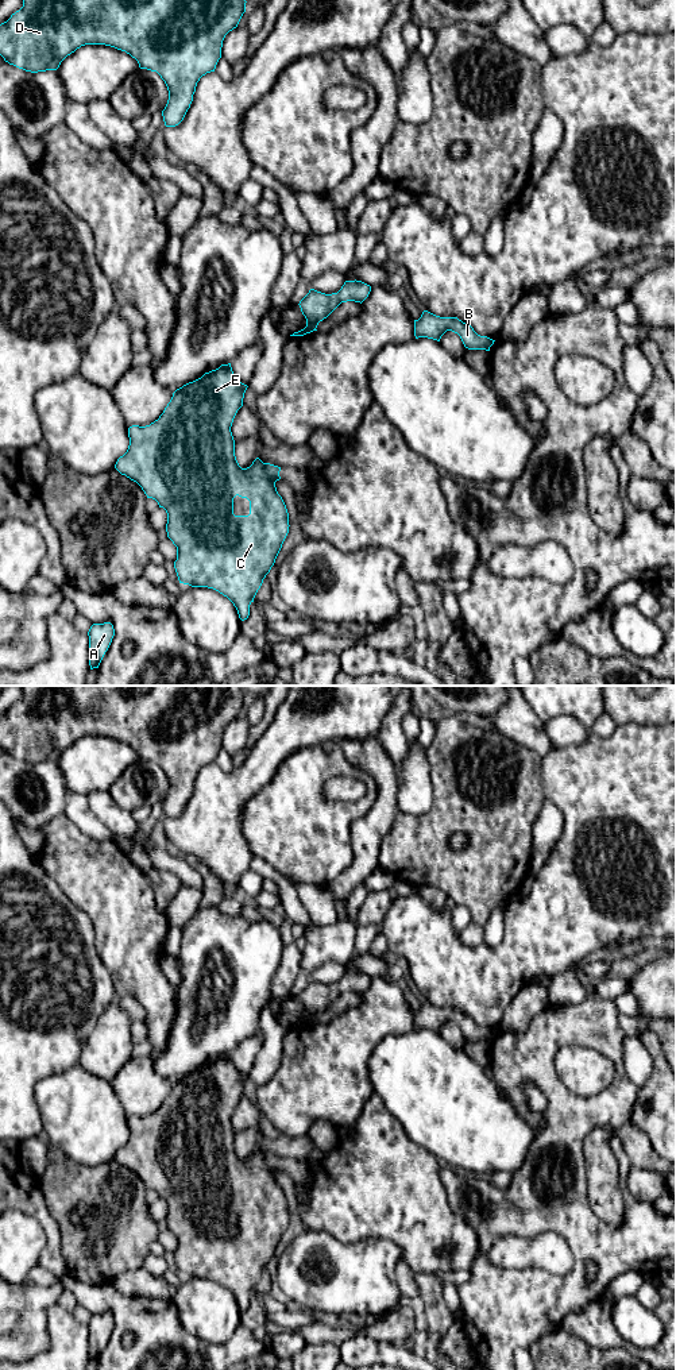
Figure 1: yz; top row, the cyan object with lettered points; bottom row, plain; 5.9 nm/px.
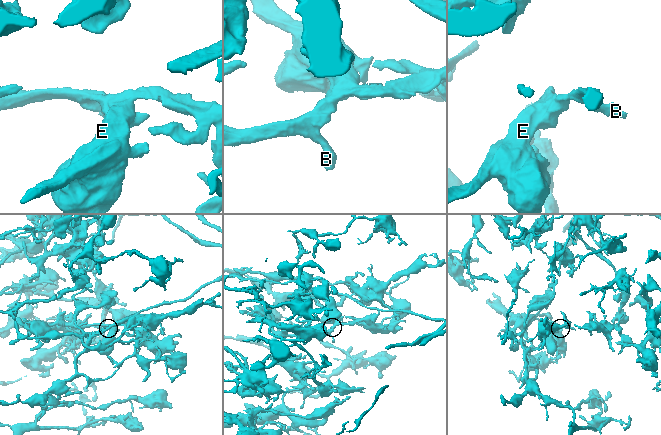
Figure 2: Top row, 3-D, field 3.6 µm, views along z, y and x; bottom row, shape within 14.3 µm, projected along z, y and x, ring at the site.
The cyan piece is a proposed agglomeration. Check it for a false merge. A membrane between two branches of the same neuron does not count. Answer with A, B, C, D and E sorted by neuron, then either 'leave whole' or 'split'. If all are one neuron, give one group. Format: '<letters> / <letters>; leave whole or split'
A B C D E; leave whole

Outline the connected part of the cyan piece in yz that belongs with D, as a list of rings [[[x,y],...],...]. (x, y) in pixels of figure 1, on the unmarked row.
[[[22,686],[22,690],[23,698],[12,705],[7,713],[0,715],[0,746],[5,753],[26,763],[38,764],[57,761],[67,746],[85,736],[105,736],[125,742],[138,752],[140,760],[157,763],[165,772],[169,782],[169,791],[162,802],[166,818],[175,818],[184,811],[193,792],[197,773],[206,764],[215,763],[216,756],[221,749],[223,732],[229,722],[237,718],[246,703],[247,694],[243,686]]]

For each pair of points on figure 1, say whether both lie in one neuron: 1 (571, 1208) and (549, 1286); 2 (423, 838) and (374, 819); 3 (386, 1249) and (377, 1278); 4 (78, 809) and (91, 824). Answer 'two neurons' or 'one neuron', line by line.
1: one neuron
2: two neurons
3: one neuron
4: one neuron

